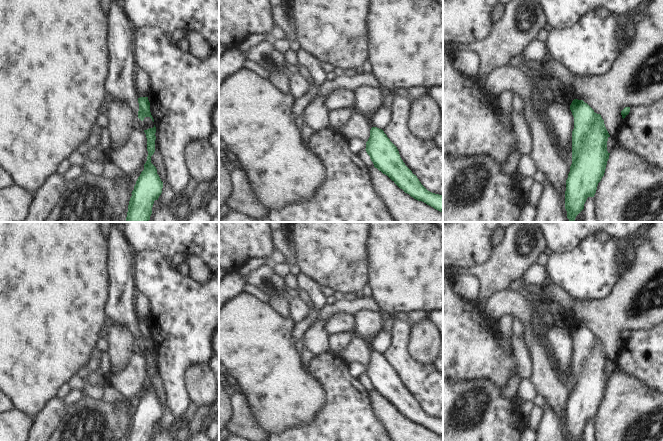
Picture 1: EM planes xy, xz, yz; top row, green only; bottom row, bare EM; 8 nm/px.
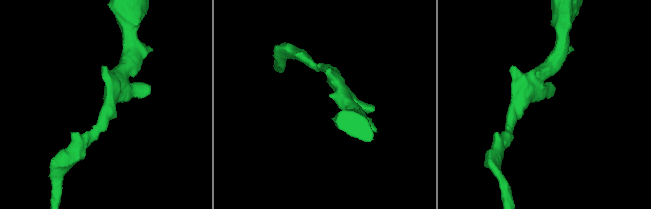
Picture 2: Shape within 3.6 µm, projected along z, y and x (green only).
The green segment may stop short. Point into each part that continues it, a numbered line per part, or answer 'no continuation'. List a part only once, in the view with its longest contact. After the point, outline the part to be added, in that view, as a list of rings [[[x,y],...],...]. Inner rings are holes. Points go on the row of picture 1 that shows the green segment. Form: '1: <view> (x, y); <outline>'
no continuation

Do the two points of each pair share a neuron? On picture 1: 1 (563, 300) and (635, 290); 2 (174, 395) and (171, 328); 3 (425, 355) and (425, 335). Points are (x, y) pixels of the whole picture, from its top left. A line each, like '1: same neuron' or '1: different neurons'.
1: same neuron
2: same neuron
3: same neuron

